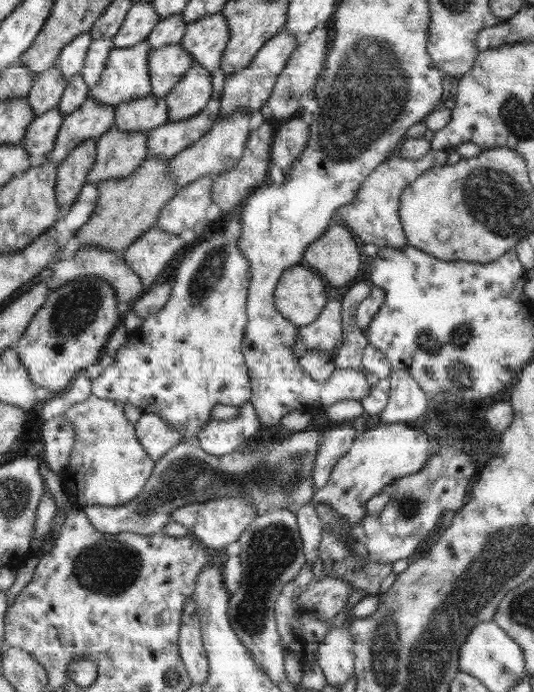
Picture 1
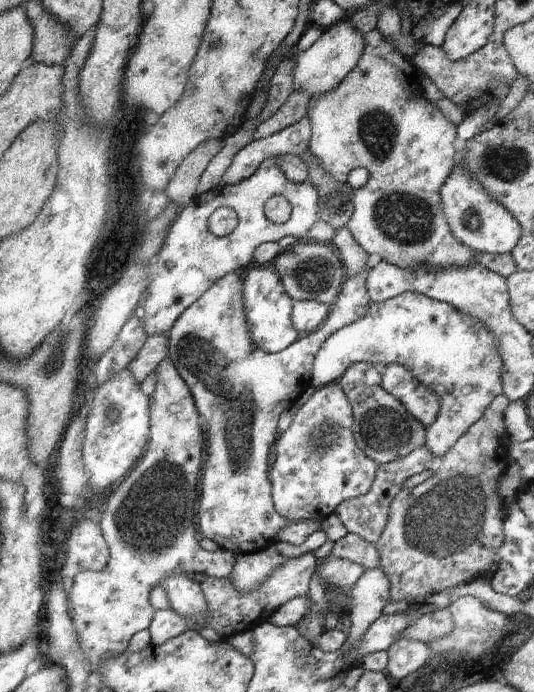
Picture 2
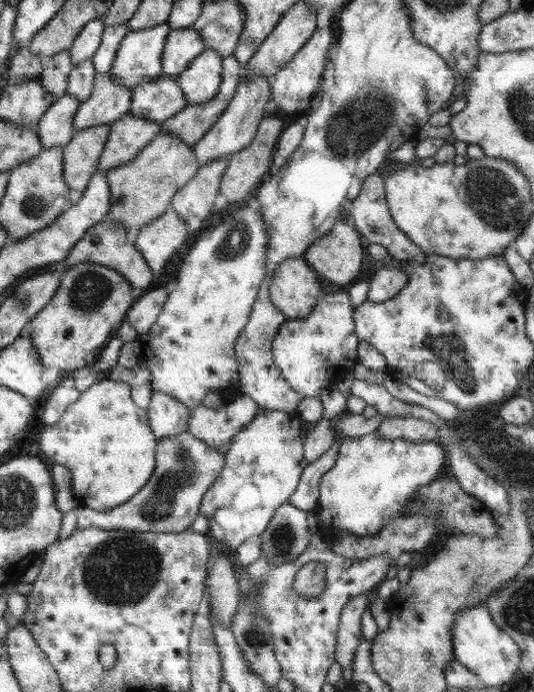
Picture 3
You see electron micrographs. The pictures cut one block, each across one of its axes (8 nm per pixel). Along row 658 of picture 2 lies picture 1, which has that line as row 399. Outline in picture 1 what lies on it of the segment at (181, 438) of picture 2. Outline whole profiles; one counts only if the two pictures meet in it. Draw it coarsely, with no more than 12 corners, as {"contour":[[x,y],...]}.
{"contour":[[93,394],[64,414],[59,472],[74,506],[126,505],[155,462],[122,402]]}

